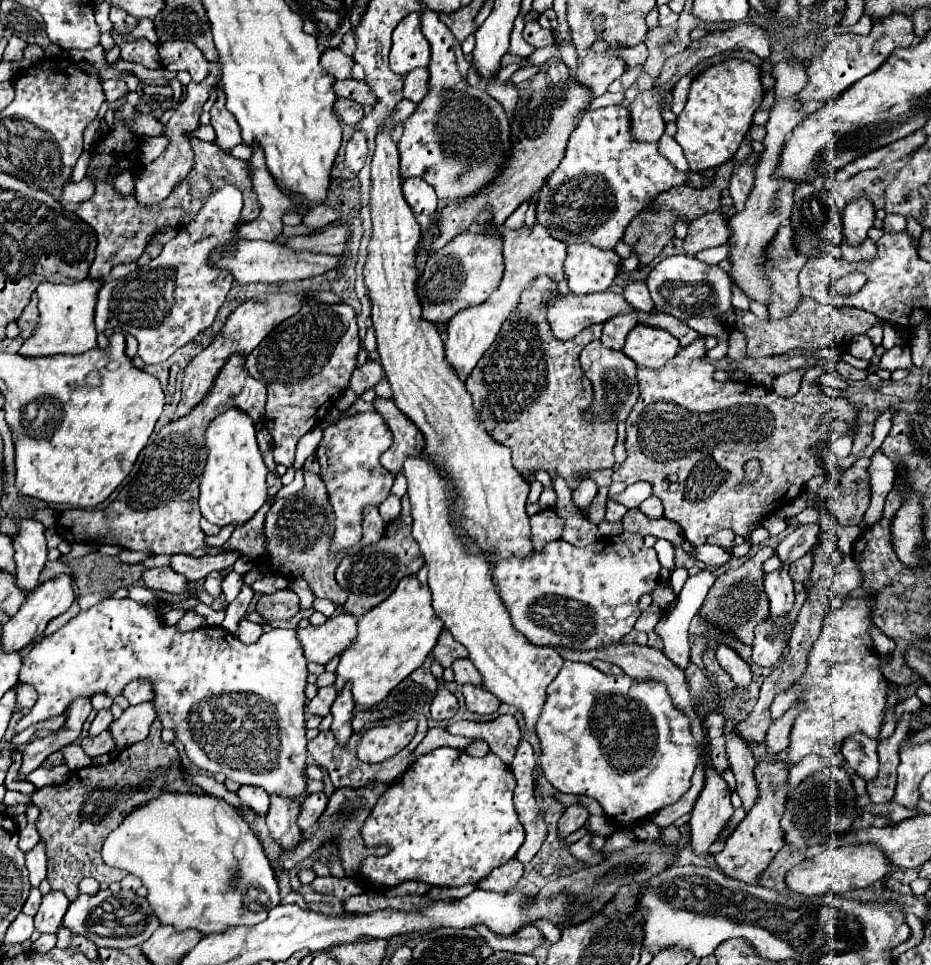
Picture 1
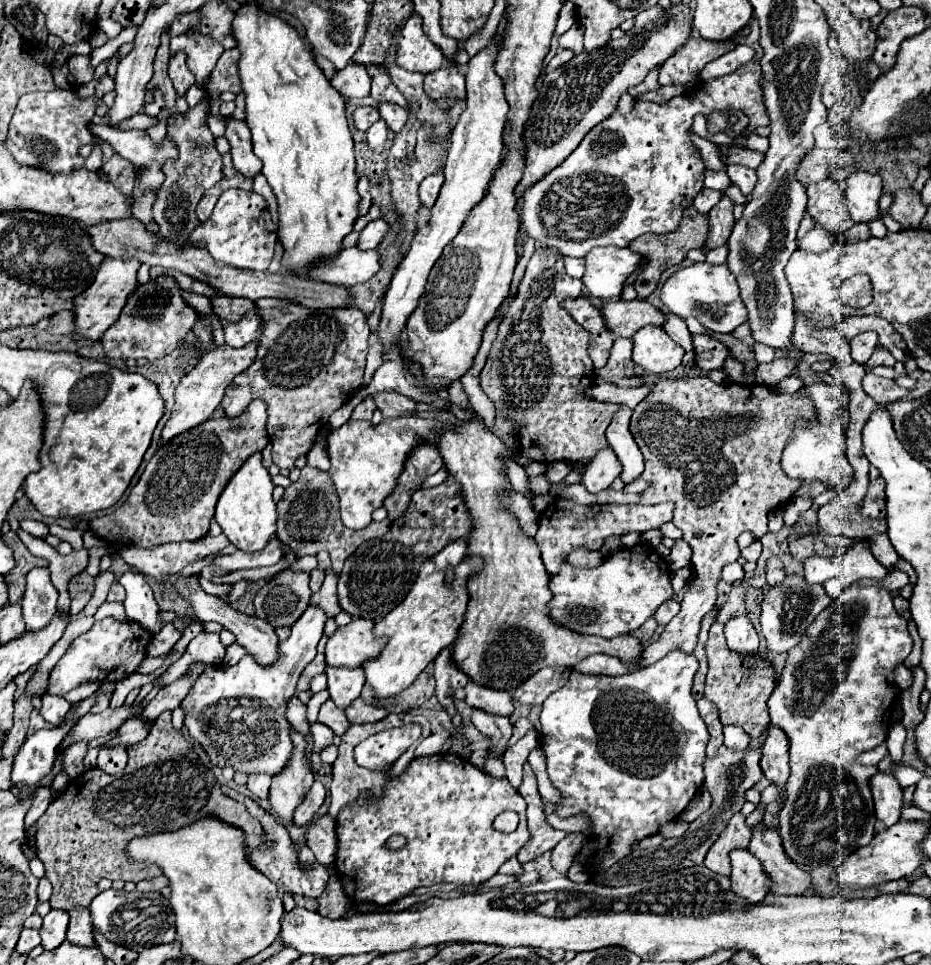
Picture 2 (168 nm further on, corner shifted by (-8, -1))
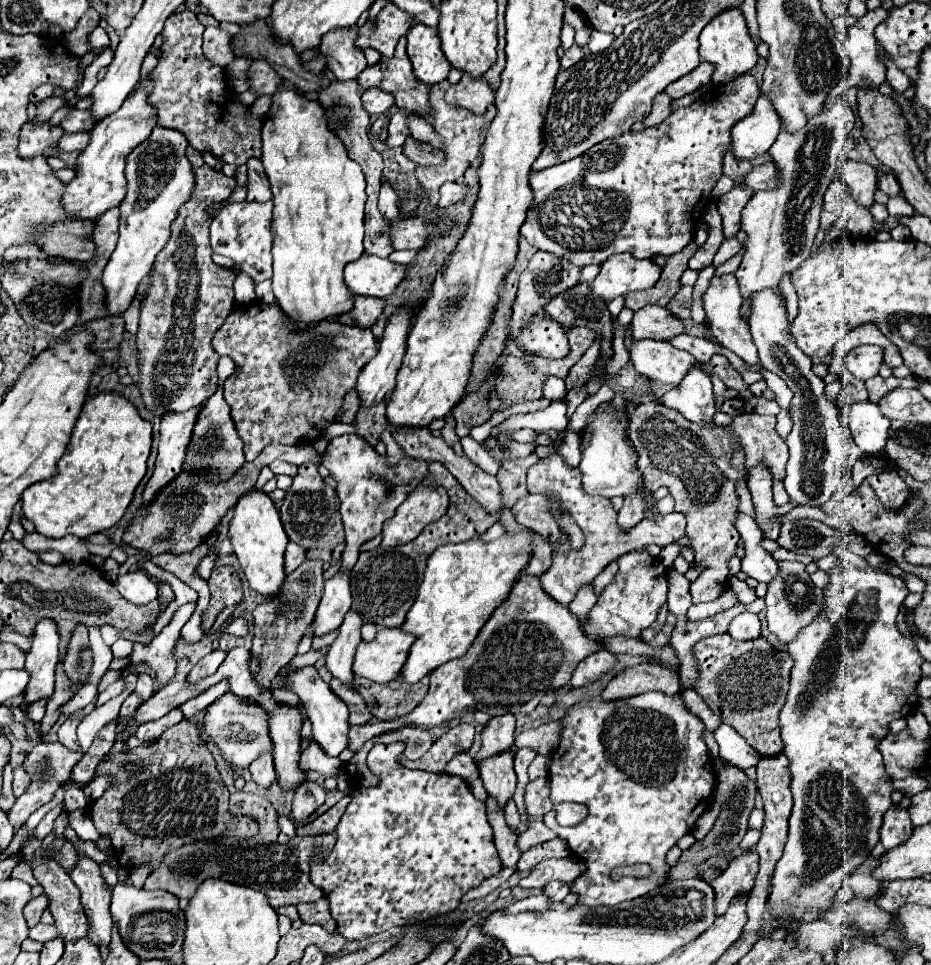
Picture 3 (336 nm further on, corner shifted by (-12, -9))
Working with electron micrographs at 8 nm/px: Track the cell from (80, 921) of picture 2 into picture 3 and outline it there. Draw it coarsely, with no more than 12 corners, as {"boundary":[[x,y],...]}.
{"boundary":[[33,838],[23,844],[65,942],[87,934],[79,888]]}

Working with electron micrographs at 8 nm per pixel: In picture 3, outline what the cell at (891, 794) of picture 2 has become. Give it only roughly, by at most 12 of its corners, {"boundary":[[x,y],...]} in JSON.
{"boundary":[[899,804],[883,814],[879,830],[885,850],[911,836],[907,808]]}

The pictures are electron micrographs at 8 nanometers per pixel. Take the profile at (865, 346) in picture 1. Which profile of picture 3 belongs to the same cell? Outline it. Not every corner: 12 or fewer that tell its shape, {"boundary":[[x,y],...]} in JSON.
{"boundary":[[859,346],[847,354],[845,368],[855,378],[877,376],[881,346]]}

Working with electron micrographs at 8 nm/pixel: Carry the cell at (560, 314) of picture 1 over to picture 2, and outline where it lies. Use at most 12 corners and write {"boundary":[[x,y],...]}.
{"boundary":[[647,300],[607,302],[613,338],[632,337],[667,316]]}

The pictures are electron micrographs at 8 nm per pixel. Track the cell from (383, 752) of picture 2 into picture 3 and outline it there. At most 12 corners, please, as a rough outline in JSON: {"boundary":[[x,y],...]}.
{"boundary":[[401,766],[353,792],[311,880],[363,940],[501,870],[485,802]]}

